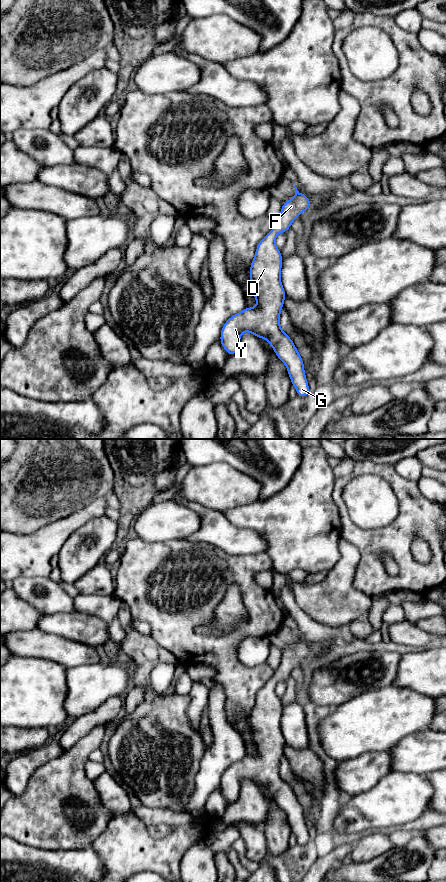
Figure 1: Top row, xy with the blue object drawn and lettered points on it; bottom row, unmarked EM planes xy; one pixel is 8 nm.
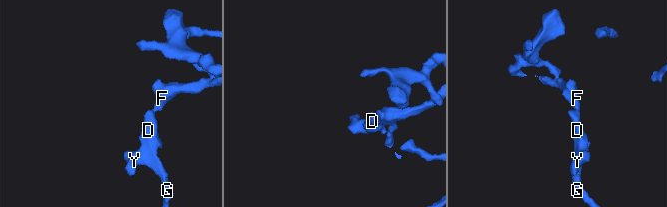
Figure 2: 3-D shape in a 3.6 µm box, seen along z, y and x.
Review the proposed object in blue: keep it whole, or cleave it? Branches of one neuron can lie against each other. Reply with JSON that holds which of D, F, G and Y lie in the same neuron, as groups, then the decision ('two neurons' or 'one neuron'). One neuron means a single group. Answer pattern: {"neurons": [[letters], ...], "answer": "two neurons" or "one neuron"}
{"neurons": [["D", "F", "G", "Y"]], "answer": "one neuron"}

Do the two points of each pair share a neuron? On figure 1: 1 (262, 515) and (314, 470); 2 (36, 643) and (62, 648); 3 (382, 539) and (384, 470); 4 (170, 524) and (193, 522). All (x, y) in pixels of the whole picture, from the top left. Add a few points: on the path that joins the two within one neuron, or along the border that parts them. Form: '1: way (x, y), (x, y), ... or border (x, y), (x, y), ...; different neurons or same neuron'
1: way (275, 511), (303, 483); same neuron
2: way (42, 645), (56, 648); same neuron
3: way (400, 523), (405, 518), (405, 491), (402, 488); same neuron
4: way (176, 522), (187, 522); same neuron

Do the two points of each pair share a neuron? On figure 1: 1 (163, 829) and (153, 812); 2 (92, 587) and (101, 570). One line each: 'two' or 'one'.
1: two
2: one

